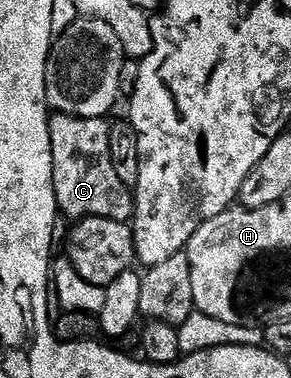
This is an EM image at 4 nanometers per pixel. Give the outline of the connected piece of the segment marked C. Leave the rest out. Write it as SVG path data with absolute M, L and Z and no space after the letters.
M50 115L49 138L53 155L53 189L58 209L72 218L98 216L126 222L133 219L133 193L115 174L111 162L108 119L79 120L75 116Z

